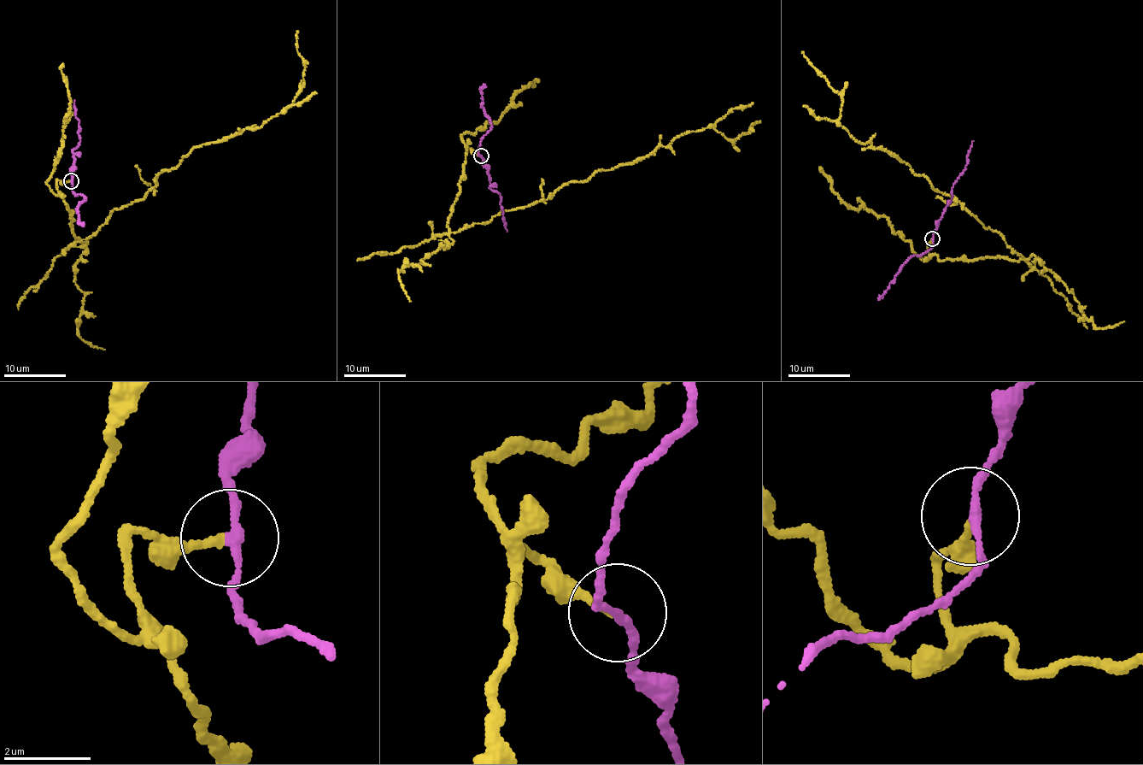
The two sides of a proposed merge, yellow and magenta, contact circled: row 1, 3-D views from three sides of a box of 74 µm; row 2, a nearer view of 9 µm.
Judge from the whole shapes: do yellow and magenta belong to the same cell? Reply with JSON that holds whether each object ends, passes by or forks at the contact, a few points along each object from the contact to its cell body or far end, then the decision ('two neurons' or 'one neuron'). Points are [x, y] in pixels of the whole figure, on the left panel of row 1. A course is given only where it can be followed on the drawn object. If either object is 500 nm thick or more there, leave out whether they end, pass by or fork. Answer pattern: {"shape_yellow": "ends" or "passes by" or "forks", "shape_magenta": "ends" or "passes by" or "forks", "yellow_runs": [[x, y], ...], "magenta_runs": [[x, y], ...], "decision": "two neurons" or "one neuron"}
{"shape_yellow": "ends", "shape_magenta": "passes by", "yellow_runs": [[71, 180], [58, 189], [82, 239], [143, 200], [195, 148], [260, 128], [304, 81], [297, 31]], "magenta_runs": [[71, 180], [74, 160], [73, 149], [80, 141], [74, 100]], "decision": "two neurons"}

